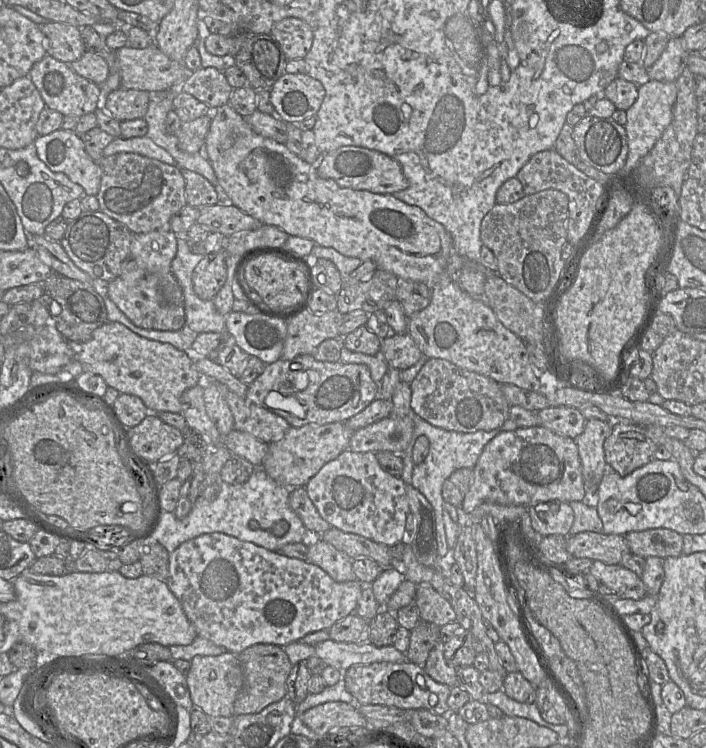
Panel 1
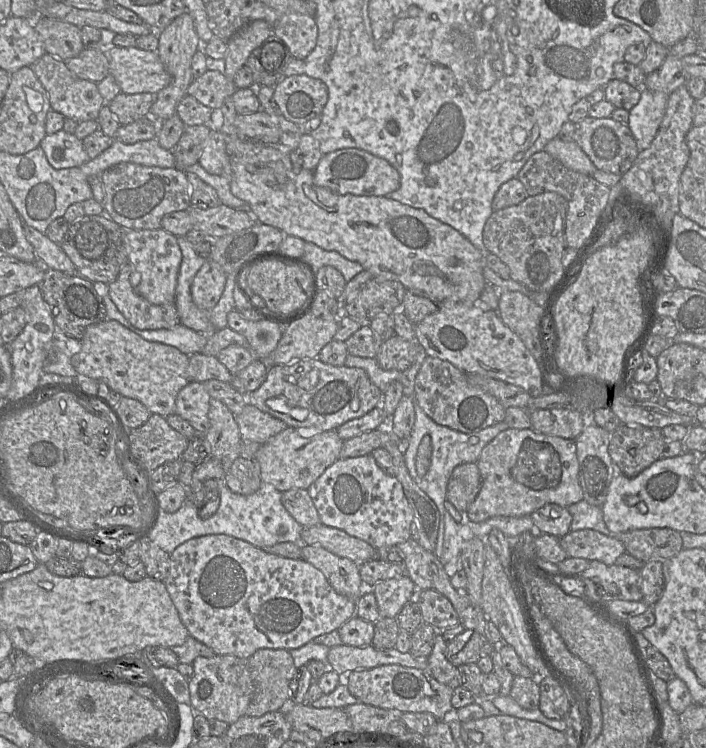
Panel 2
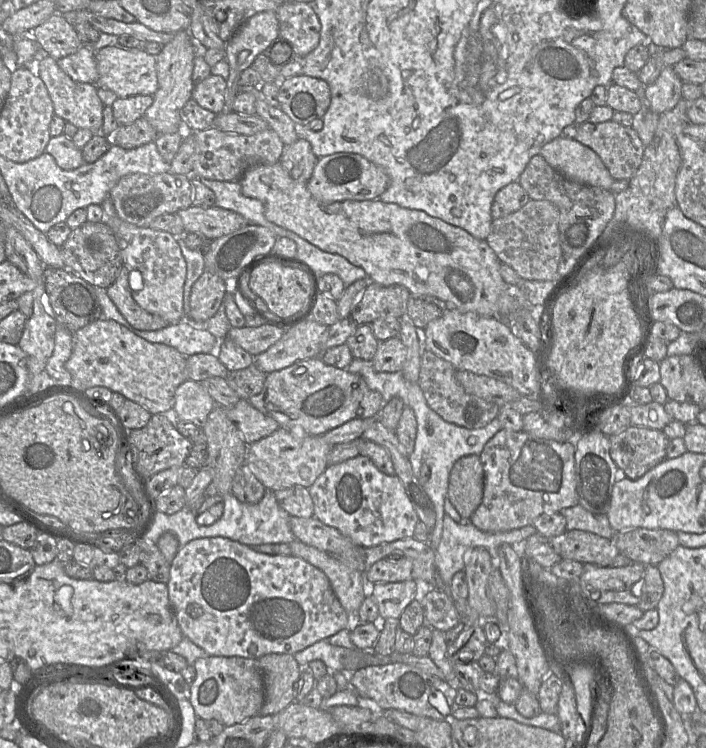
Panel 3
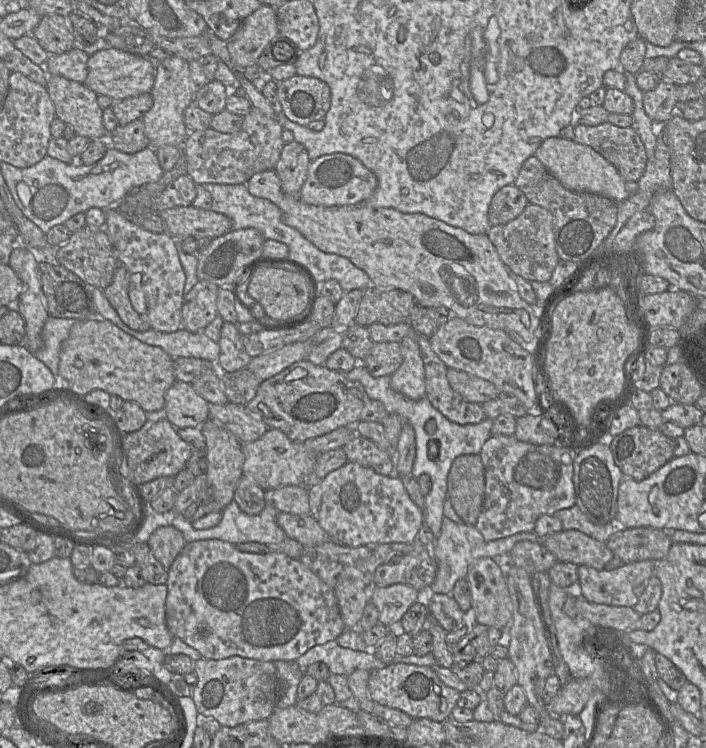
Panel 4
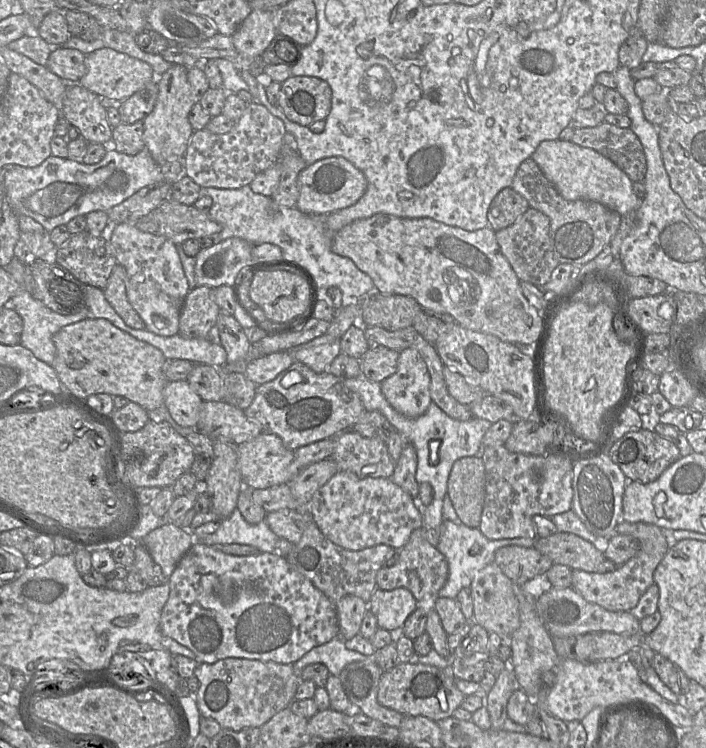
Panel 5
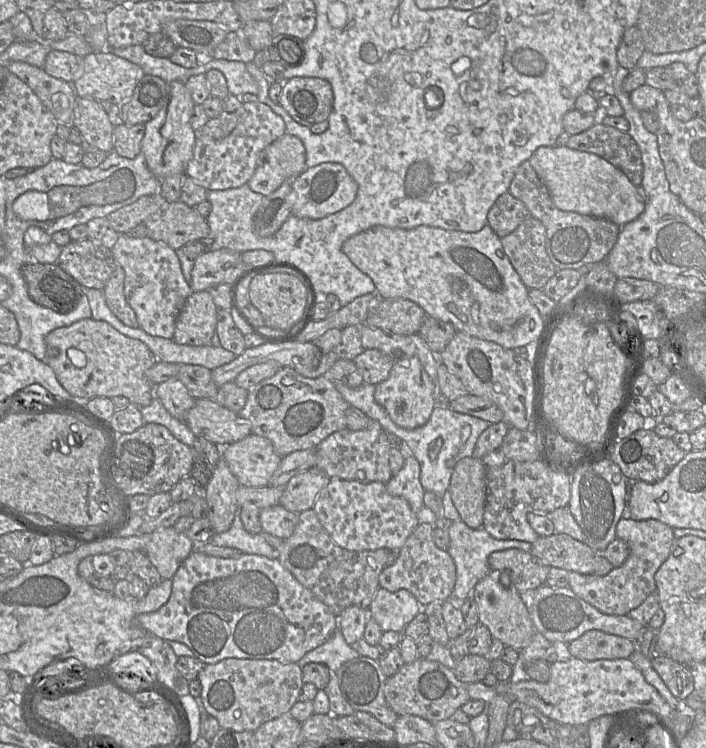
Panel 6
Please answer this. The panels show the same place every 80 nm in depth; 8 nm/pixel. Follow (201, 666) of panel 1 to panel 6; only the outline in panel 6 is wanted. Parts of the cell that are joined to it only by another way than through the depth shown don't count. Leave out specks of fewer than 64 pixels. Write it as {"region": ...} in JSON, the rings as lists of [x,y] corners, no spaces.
{"region":[[[224,659],[205,665],[198,674],[198,680],[202,685],[200,698],[207,713],[217,719],[222,729],[237,732],[254,732],[262,724],[290,713],[292,706],[299,701],[304,684],[302,668],[297,663],[283,664],[275,659]]]}

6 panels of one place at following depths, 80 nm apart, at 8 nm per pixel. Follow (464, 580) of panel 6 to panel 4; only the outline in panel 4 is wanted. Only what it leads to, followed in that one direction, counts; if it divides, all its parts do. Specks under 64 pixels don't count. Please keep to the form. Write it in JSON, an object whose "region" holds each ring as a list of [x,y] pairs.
{"region":[[[444,516],[440,535],[435,539],[433,546],[430,547],[437,563],[436,578],[431,585],[432,591],[440,594],[451,594],[455,583],[461,578],[466,578],[468,567],[473,561],[481,557],[490,557],[499,564],[500,556],[506,555],[516,543],[523,540],[538,542],[540,538],[532,531],[486,541],[475,526],[465,523],[458,524]]]}

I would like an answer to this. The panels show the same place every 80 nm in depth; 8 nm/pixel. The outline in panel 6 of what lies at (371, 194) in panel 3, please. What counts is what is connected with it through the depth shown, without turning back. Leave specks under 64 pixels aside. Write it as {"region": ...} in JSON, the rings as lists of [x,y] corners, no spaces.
{"region":[[[321,163],[307,168],[293,180],[296,201],[292,214],[300,218],[321,219],[339,212],[356,199],[358,185],[345,167],[339,163]]]}

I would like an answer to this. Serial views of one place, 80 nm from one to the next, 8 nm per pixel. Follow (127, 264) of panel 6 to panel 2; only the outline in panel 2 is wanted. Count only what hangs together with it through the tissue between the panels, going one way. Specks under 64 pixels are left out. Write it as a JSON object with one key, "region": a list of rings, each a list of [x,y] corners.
{"region":[[[163,228],[125,229],[126,259],[133,266],[130,282],[141,297],[154,305],[175,303],[175,292],[182,253],[177,237]]]}

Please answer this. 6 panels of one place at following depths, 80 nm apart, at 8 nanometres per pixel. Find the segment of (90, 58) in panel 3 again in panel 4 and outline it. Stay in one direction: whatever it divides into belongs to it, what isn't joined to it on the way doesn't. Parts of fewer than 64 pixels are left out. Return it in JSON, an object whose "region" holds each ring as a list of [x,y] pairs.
{"region":[[[71,49],[59,55],[49,55],[45,69],[51,74],[84,83],[88,75],[89,55],[81,49]]]}

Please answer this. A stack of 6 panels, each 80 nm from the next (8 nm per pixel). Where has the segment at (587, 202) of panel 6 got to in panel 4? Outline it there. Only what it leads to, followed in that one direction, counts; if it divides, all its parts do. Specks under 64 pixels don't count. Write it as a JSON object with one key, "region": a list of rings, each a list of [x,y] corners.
{"region":[[[560,136],[546,138],[534,155],[546,167],[546,169],[567,189],[577,192],[589,192],[599,194],[612,199],[615,202],[626,200],[630,194],[625,188],[625,180],[616,167],[607,161],[592,147],[580,144],[571,139],[564,139]]]}

